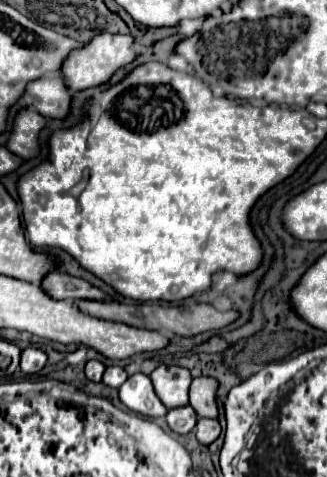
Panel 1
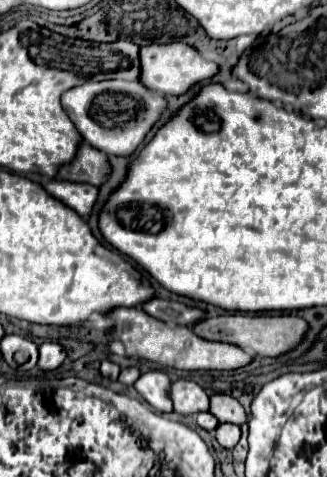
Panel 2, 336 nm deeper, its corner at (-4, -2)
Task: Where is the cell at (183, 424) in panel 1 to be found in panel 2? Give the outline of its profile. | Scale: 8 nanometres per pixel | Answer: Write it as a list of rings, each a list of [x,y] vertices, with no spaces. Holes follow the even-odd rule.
[[[208,411],[196,413],[196,421],[198,421],[198,425],[200,425],[202,429],[206,429],[206,431],[216,429],[216,425],[218,425],[218,419],[216,419],[212,413],[208,413]]]

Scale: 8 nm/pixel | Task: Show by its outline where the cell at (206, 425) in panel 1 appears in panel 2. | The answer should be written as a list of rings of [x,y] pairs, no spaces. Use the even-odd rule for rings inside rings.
[[[222,423],[216,427],[216,439],[224,449],[232,449],[240,439],[240,427],[232,423]]]

